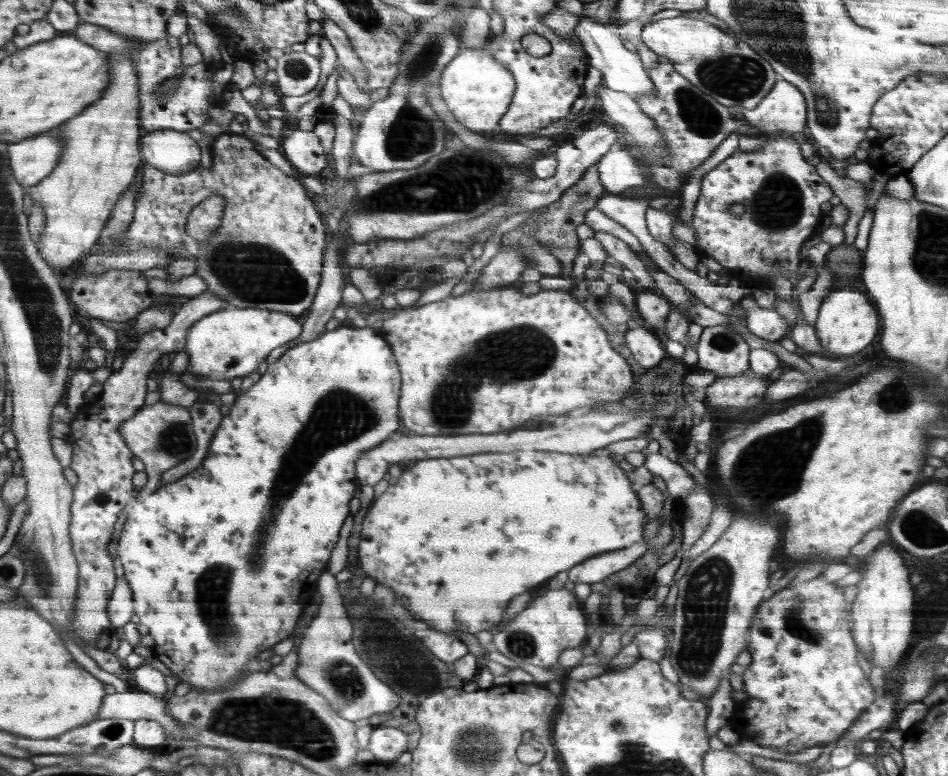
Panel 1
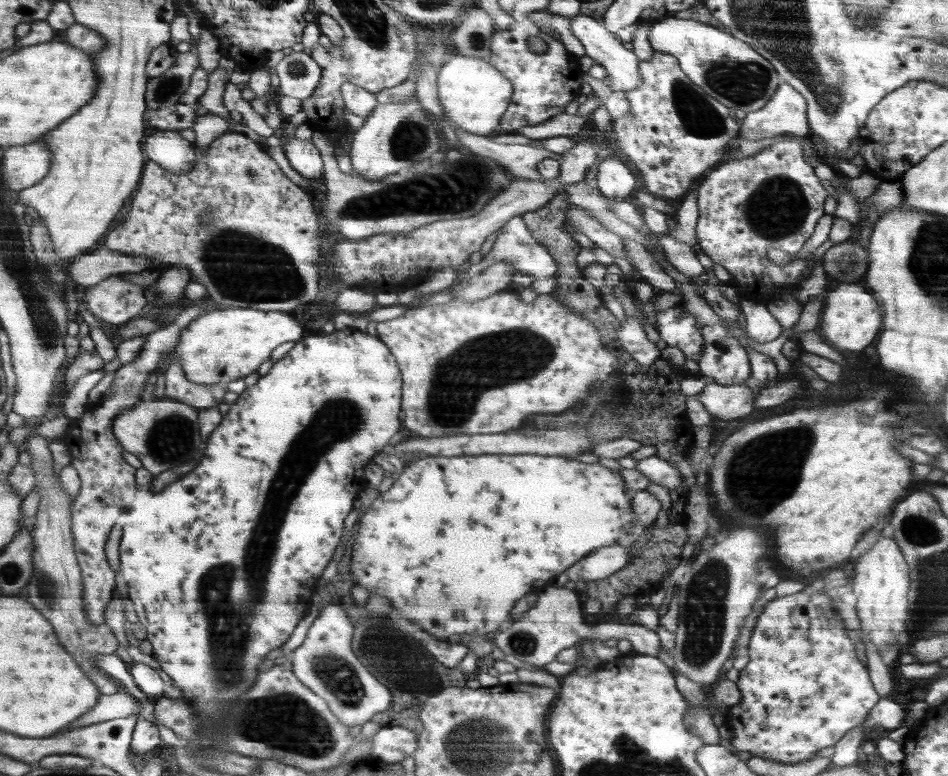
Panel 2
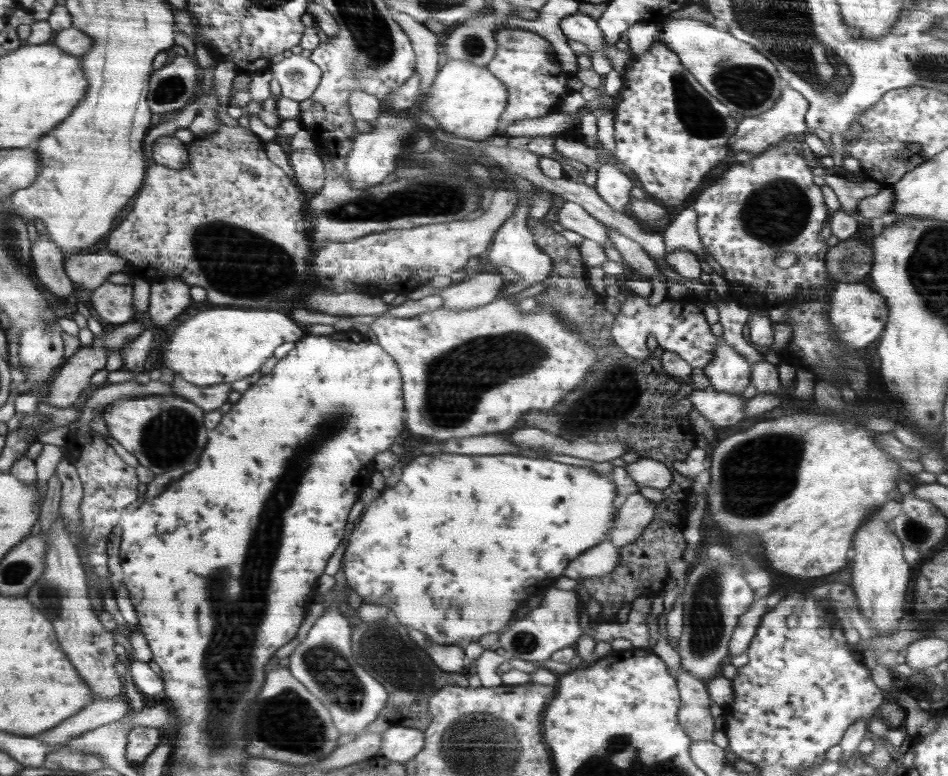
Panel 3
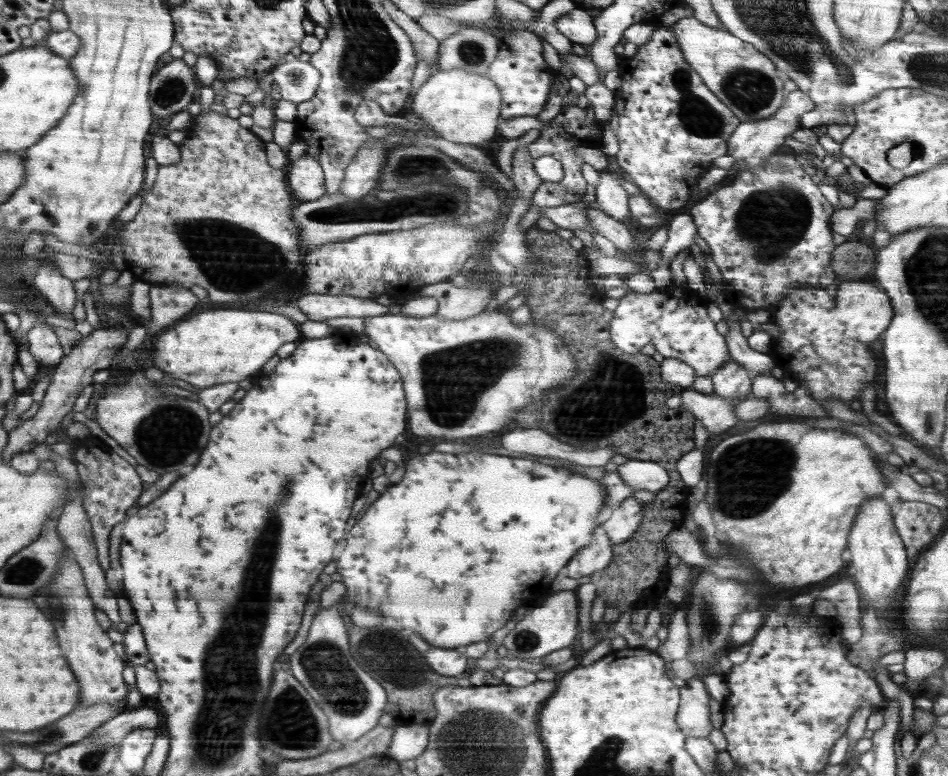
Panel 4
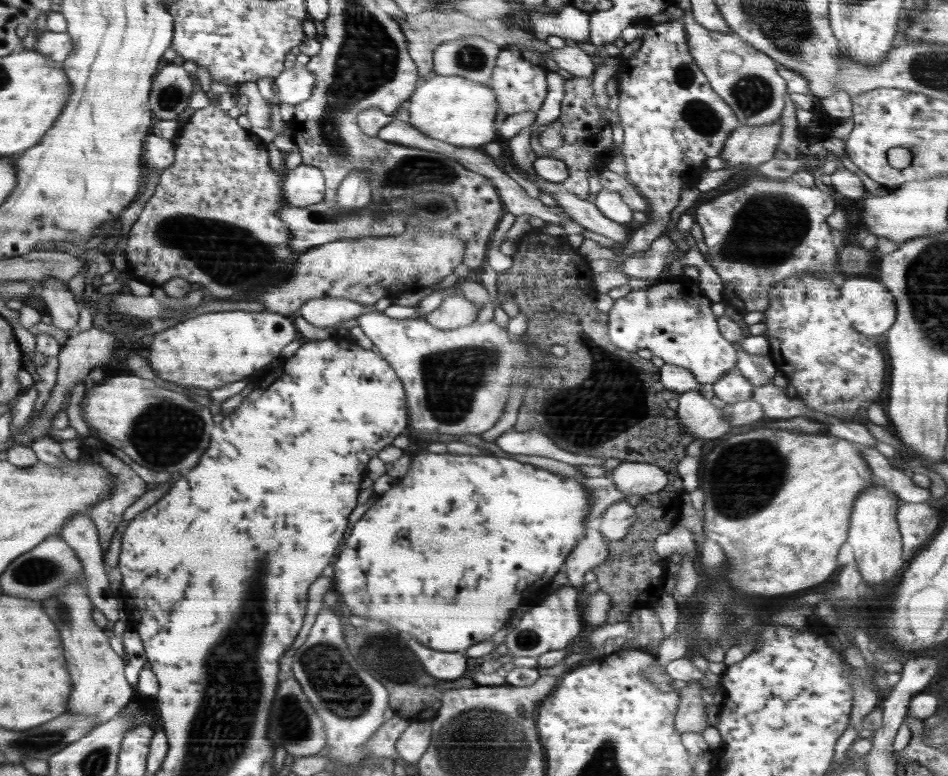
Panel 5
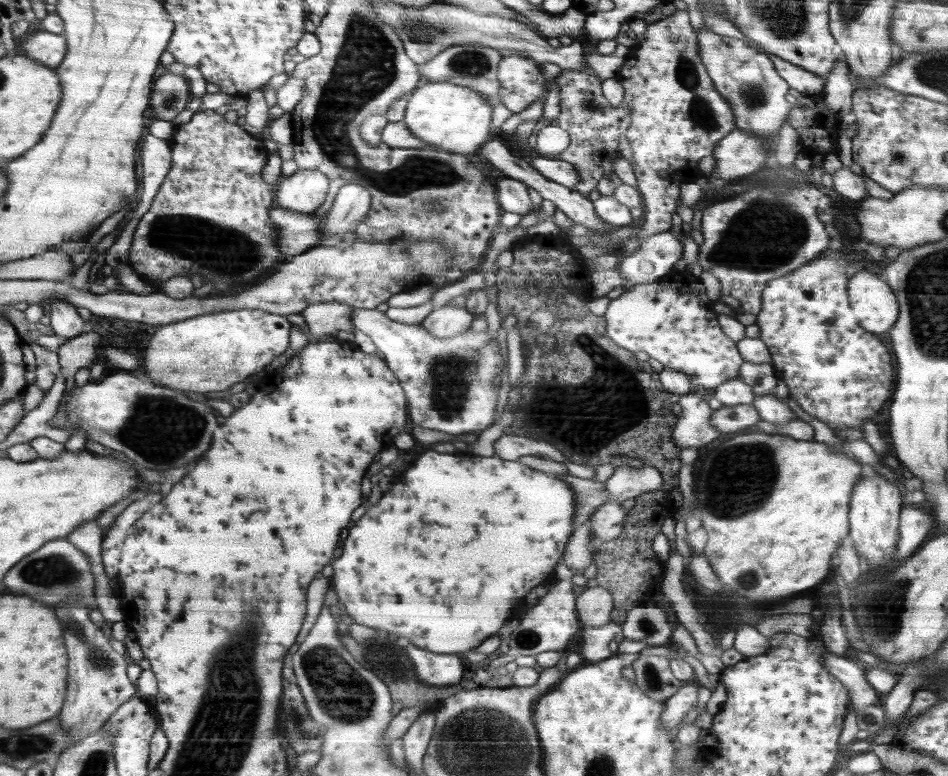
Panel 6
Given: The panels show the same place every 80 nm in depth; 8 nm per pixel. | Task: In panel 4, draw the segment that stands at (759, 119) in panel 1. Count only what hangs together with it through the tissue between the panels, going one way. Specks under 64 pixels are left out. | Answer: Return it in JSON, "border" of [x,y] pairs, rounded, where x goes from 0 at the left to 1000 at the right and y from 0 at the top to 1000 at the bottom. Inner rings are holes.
{"border":[[[844,115],[831,120],[831,128],[827,130],[827,135],[822,139],[814,151],[804,156],[784,157],[780,165],[771,174],[768,180],[770,193],[768,201],[773,201],[777,206],[786,206],[791,210],[800,210],[806,207],[813,201],[814,196],[825,186],[825,180],[838,170],[845,170],[847,166],[847,148],[854,146],[860,139],[859,131],[851,120]]]}

